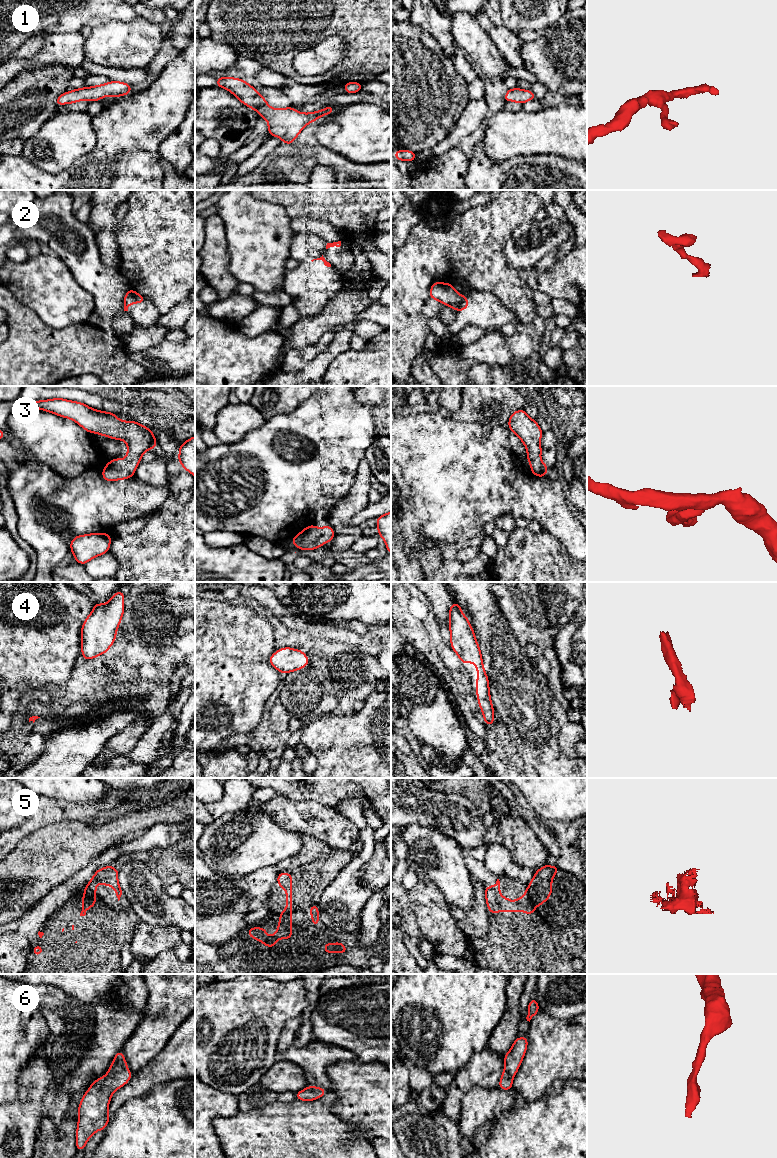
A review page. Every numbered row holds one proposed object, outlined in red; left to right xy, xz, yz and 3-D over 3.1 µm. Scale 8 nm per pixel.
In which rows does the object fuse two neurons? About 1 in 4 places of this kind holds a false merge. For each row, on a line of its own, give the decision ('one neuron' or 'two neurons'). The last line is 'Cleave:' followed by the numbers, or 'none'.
1: one neuron
2: two neurons
3: one neuron
4: one neuron
5: two neurons
6: one neuron
Cleave: 2, 5

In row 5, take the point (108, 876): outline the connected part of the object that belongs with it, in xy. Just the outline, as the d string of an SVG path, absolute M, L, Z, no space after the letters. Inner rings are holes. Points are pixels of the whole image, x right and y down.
M111 864L98 869L94 876L90 879L90 882L85 886L84 895L88 898L96 898L96 886L100 882L102 885L112 886L119 901L120 897L125 894L118 883L118 873L119 870L113 868Z

